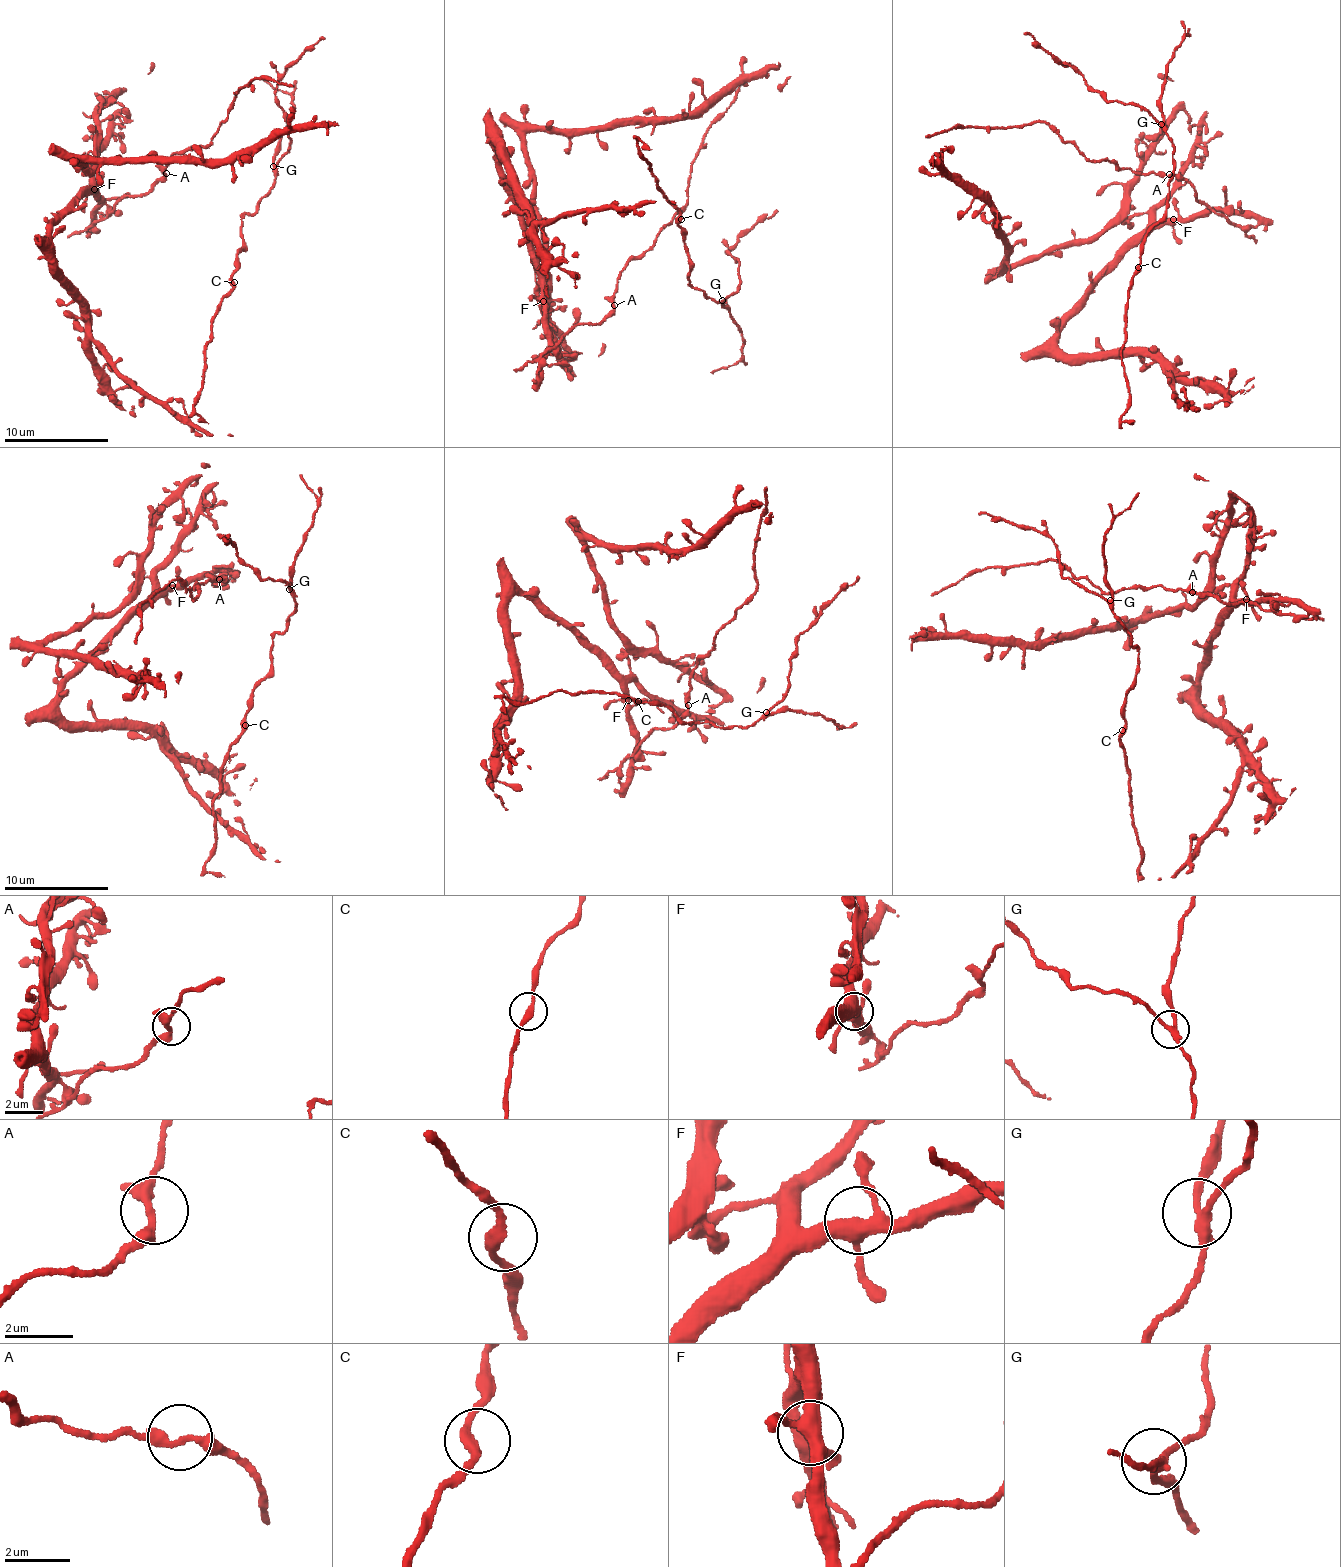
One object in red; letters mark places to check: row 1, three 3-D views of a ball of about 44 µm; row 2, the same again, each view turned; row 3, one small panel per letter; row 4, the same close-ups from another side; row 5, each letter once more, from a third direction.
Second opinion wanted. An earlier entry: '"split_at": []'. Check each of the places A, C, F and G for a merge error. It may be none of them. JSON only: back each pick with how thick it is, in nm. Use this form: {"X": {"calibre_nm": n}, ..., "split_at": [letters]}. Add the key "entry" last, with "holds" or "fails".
{"split_at": [], "entry": "holds"}

